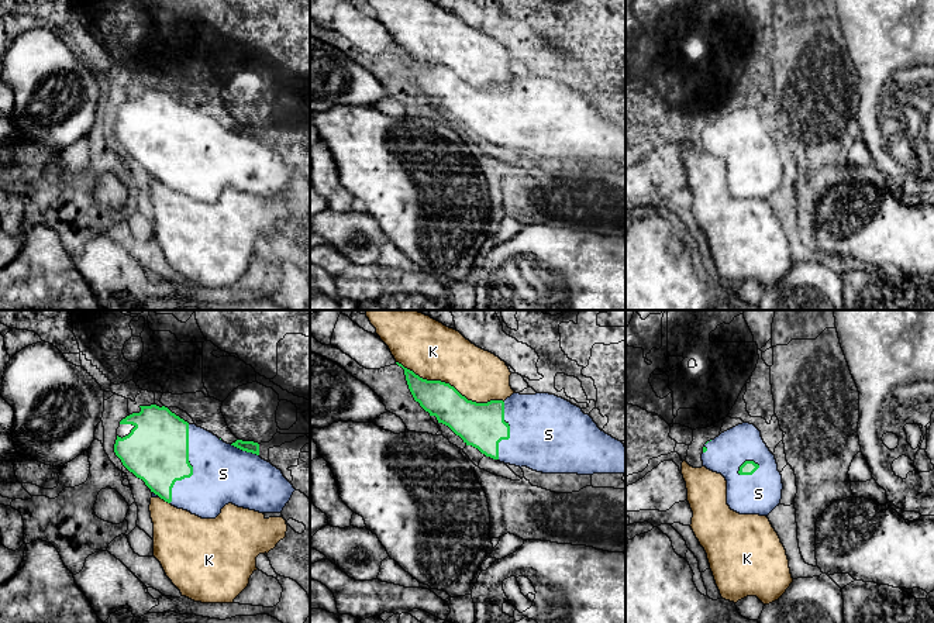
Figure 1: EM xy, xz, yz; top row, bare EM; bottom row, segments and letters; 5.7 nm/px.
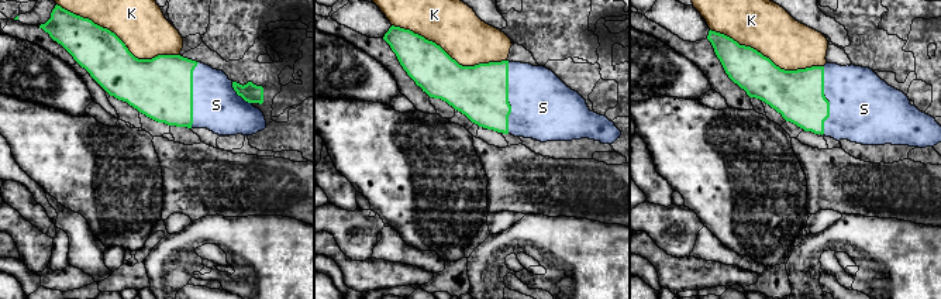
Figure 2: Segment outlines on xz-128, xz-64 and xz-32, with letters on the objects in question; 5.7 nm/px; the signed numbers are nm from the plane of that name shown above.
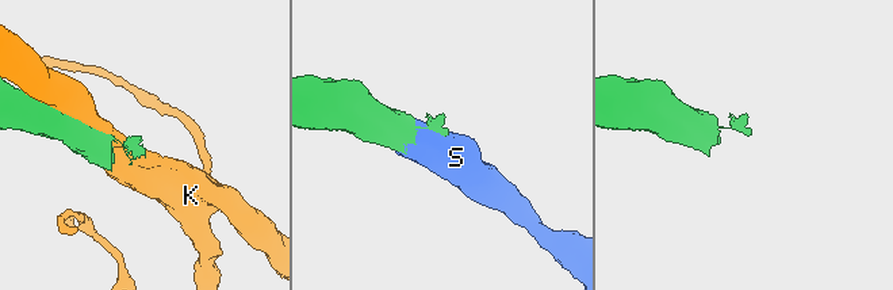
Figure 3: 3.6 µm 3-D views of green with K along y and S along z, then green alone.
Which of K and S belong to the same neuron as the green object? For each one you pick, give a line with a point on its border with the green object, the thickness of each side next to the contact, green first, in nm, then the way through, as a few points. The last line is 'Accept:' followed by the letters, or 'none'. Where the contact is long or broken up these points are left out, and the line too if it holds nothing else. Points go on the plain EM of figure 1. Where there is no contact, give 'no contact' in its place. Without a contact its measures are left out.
S: xy (192, 152) | 360/340 nm
Accept: S

